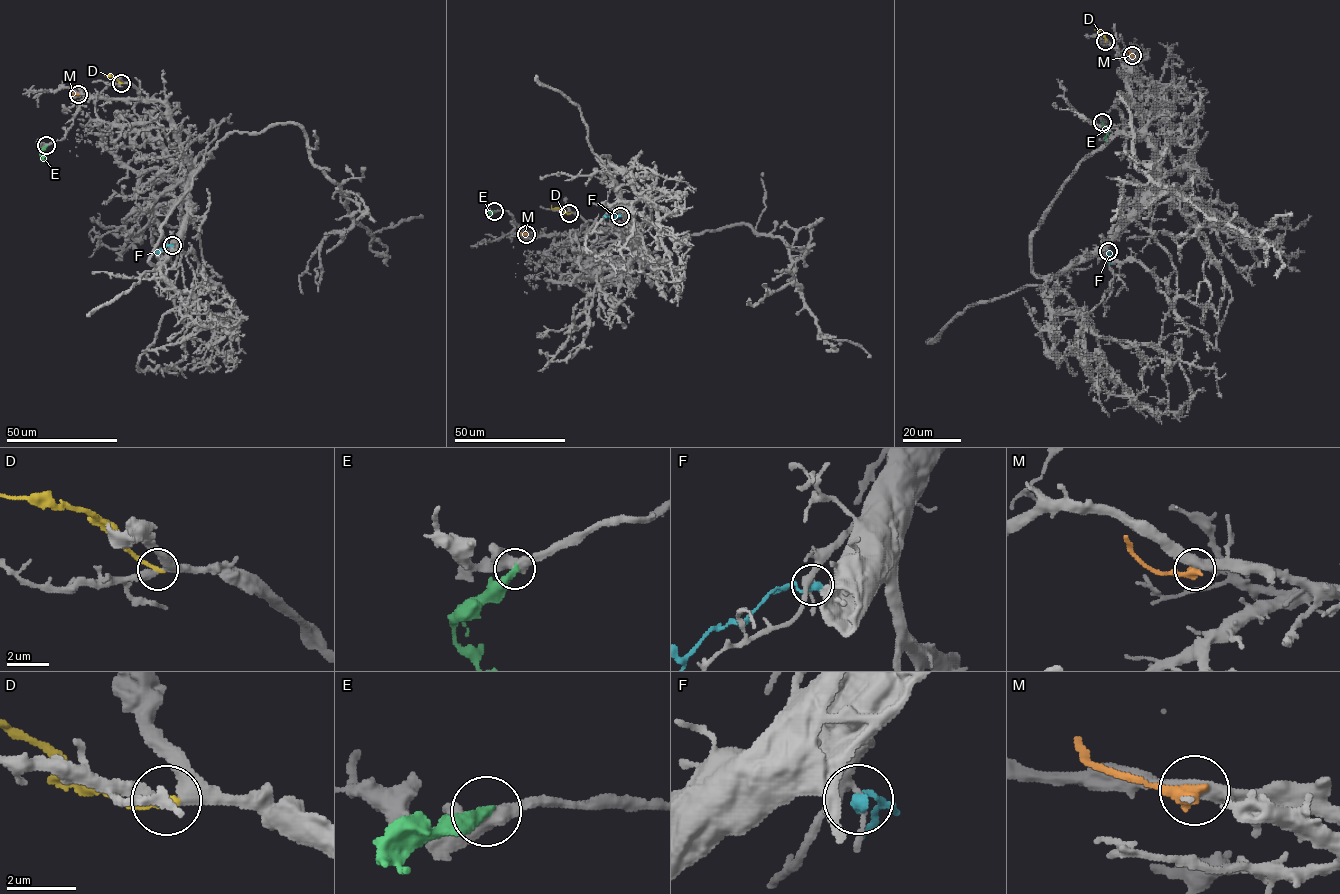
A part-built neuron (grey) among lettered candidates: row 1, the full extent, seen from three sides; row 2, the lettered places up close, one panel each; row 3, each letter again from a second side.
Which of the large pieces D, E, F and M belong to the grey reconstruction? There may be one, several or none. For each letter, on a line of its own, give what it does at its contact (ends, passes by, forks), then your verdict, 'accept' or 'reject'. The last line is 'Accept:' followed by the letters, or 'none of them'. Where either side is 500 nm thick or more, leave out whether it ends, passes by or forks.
D: it ends | reject
E: it ends | accept
F: it ends | reject
M: it ends | reject
Accept: E

